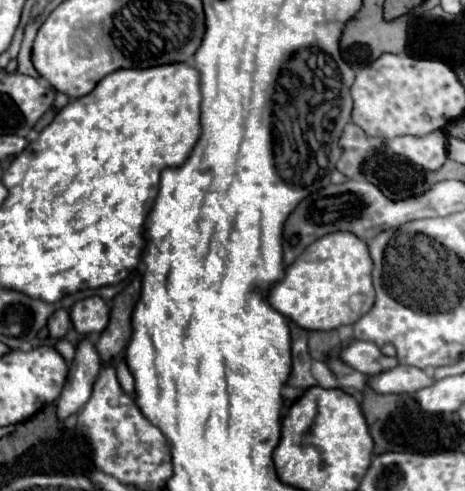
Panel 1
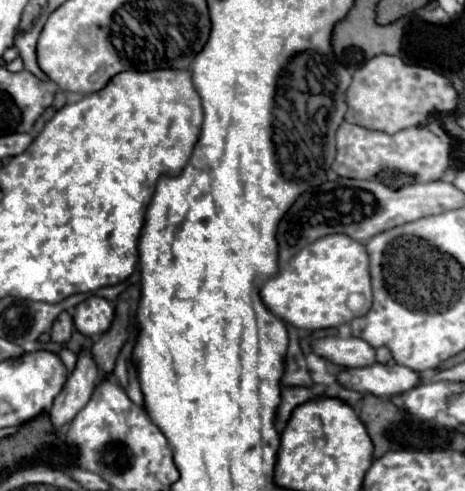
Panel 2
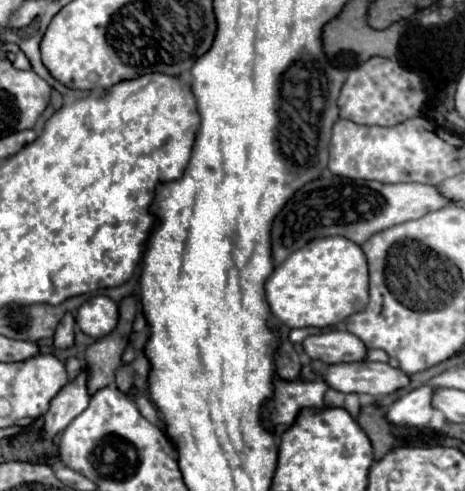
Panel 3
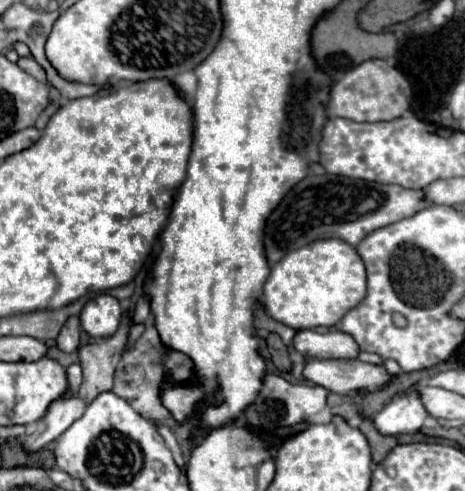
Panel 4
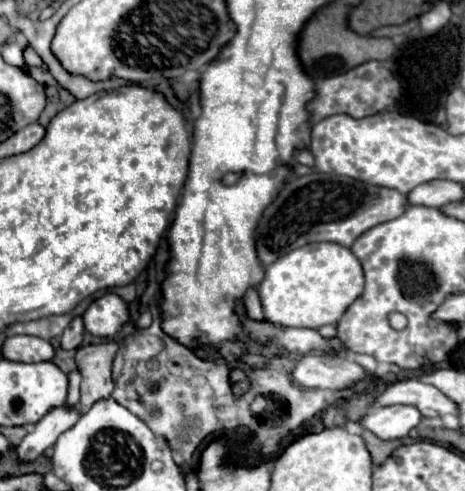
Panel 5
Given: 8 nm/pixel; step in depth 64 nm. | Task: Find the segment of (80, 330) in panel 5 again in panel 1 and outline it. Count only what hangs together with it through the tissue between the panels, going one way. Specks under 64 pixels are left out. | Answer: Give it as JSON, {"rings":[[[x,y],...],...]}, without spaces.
{"rings":[[[56,310],[50,320],[48,320],[48,330],[50,330],[50,338],[60,340],[66,336],[70,328],[70,314],[66,310]]]}

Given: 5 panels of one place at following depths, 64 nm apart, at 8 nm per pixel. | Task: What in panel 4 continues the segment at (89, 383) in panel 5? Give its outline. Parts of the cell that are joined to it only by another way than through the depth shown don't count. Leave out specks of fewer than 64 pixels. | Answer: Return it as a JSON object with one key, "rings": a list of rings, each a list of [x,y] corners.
{"rings":[[[124,318],[114,336],[78,348],[80,366],[84,372],[84,380],[80,384],[80,398],[86,404],[90,404],[100,392],[112,390],[114,368],[126,348],[128,328],[128,318]]]}

